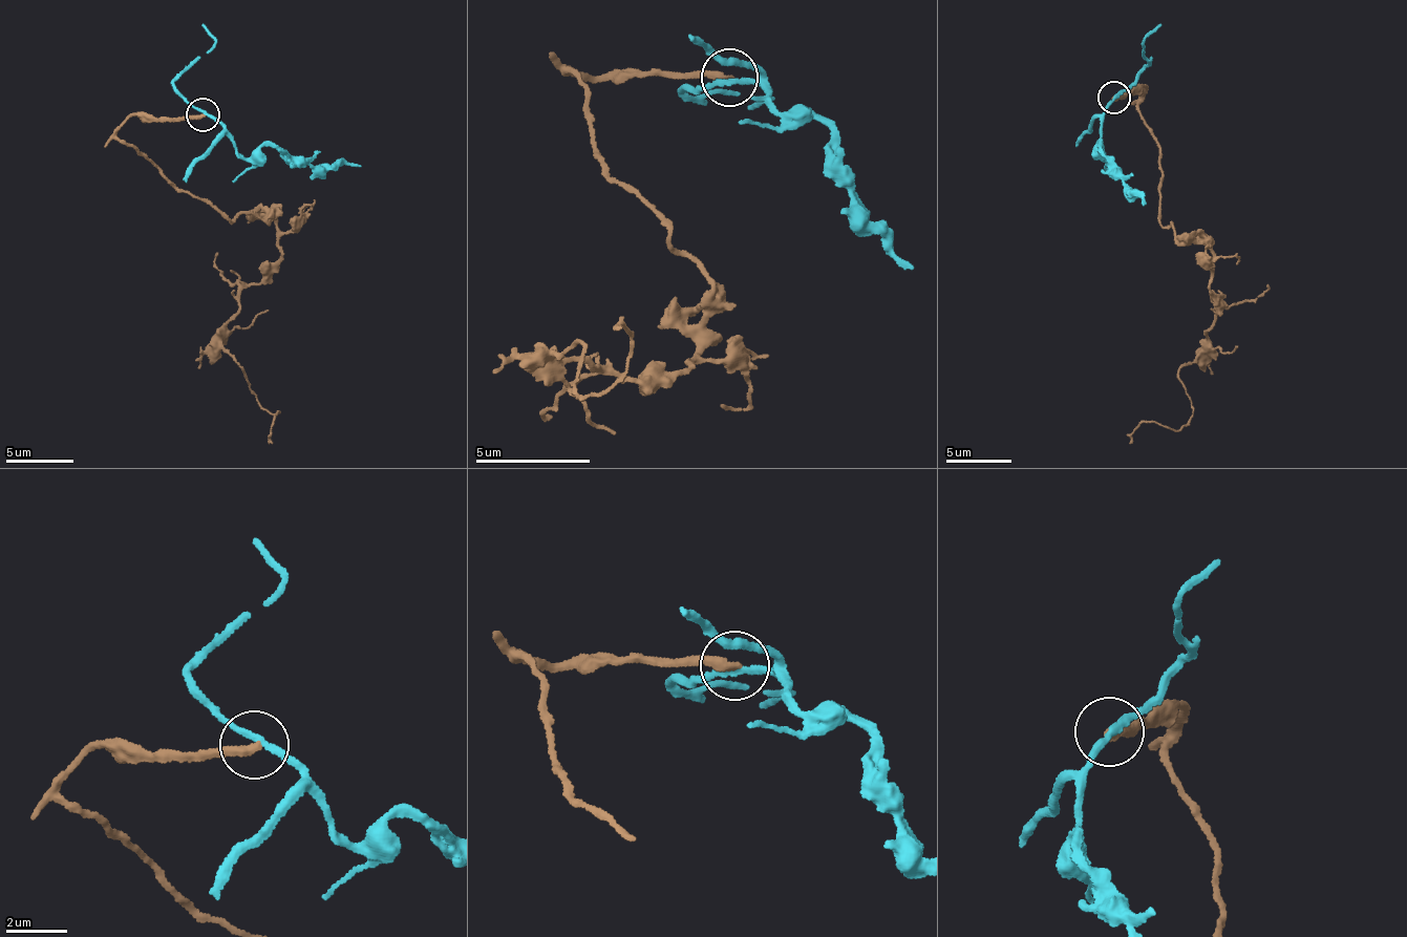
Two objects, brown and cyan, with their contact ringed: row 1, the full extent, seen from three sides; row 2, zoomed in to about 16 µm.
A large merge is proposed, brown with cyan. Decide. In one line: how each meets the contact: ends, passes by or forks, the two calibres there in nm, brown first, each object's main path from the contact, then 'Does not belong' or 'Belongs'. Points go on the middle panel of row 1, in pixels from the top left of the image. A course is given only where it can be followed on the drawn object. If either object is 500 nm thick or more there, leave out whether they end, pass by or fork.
At the ring brown ends. At the ring cyan passes by. Thickness 320 nm (brown) against 220 nm. Course of brown: (727, 79), (570, 72), (708, 290), (700, 356), (556, 363), (582, 345), (583, 397), (620, 325). Course of cyan: (729, 78), (759, 83), (785, 114), (825, 122), (860, 209), (911, 267). Does not belong

